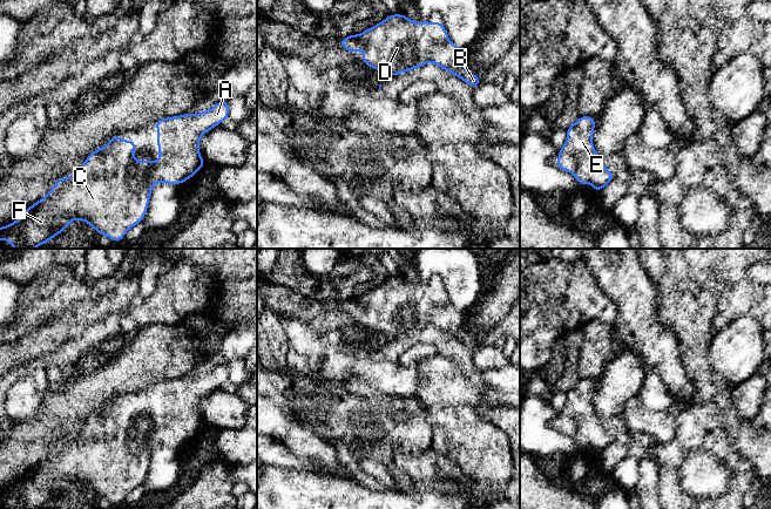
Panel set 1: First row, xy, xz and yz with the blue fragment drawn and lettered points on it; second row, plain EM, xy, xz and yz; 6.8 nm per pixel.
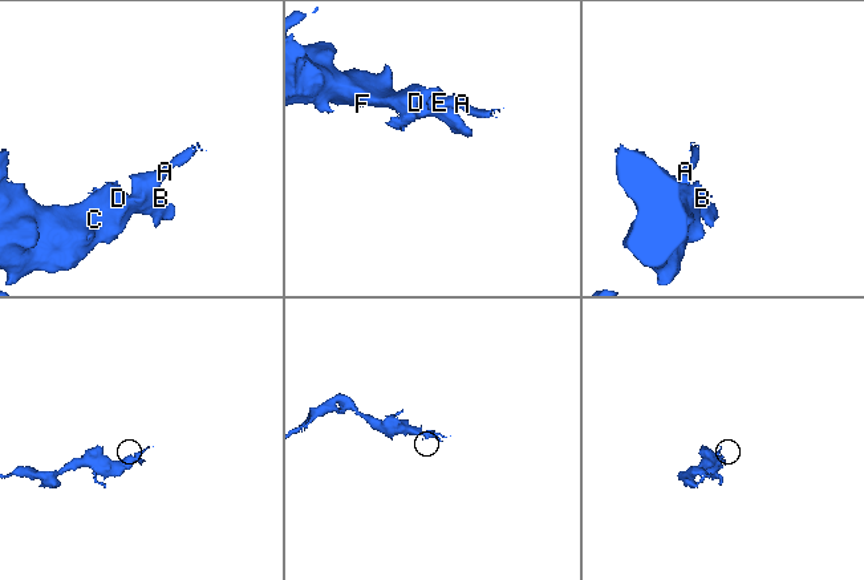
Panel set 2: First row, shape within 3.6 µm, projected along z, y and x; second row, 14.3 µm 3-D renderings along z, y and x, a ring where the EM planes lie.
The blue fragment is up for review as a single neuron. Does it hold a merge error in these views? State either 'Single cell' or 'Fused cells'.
Single cell

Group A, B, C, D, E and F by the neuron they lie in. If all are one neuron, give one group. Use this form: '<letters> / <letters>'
A B C D E F

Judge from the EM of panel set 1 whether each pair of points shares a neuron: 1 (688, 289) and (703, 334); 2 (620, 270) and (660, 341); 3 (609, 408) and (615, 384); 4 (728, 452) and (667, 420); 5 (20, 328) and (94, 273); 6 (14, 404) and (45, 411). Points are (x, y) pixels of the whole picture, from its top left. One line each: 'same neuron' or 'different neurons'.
1: same neuron
2: same neuron
3: same neuron
4: different neurons
5: different neurons
6: different neurons

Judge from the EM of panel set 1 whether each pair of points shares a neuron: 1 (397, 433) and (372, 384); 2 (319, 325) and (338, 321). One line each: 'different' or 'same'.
1: different
2: same

